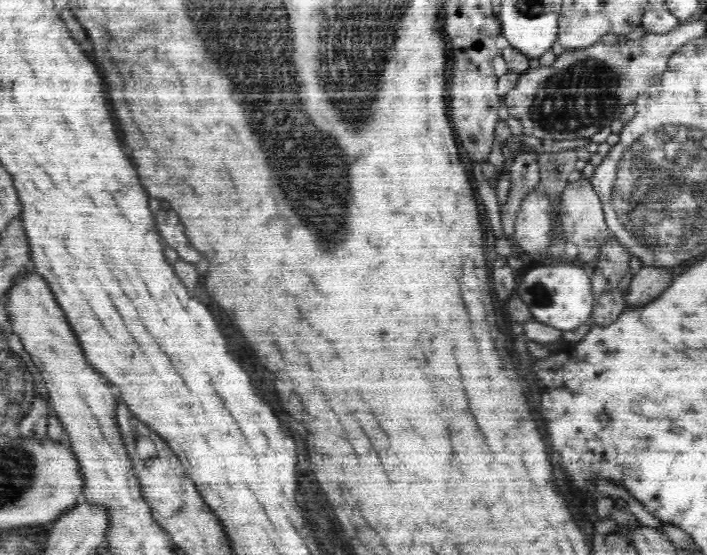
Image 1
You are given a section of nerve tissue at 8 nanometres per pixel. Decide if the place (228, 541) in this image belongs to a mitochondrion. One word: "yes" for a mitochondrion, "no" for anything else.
no

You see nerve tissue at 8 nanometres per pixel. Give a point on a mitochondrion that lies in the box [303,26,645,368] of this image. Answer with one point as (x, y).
(584, 94)

